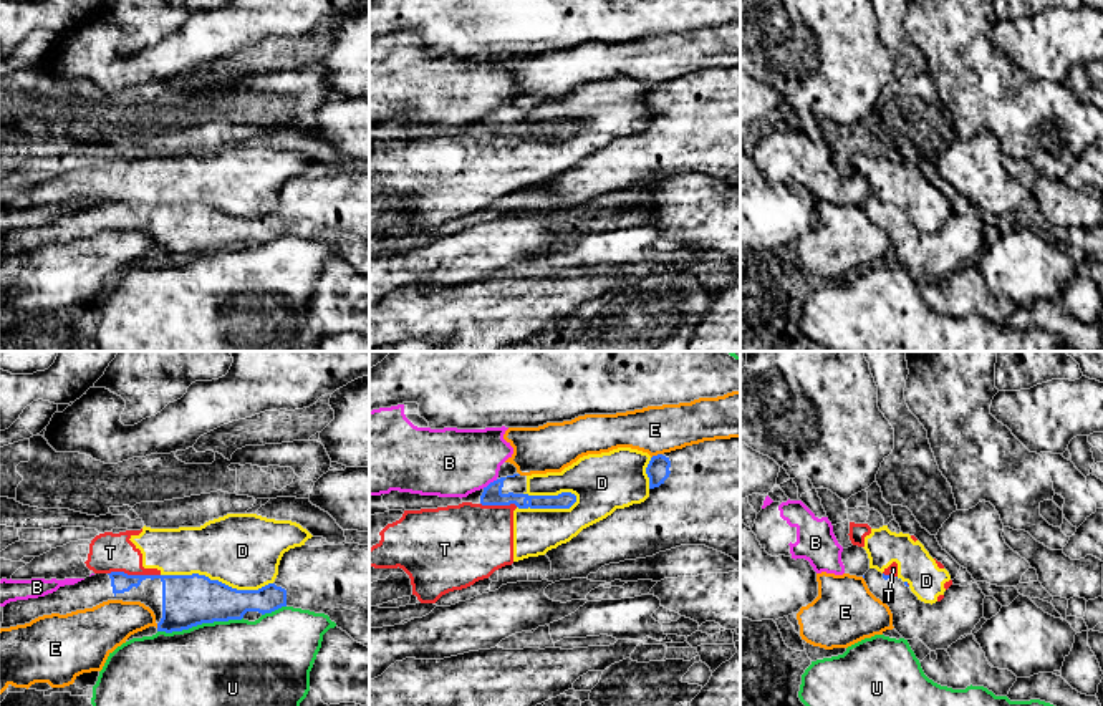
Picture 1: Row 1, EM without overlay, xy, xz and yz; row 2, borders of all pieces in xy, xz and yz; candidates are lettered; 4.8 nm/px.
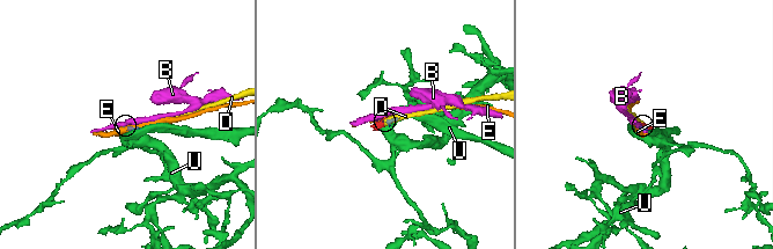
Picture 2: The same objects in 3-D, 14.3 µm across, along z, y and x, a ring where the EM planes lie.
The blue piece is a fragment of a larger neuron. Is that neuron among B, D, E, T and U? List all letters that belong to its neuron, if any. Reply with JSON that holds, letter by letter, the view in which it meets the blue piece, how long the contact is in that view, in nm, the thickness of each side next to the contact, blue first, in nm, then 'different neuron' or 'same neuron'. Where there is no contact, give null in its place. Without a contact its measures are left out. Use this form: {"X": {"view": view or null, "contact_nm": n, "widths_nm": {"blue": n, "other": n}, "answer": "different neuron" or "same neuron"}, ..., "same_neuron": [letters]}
{"B": {"view": "xz", "contact_nm": 90, "widths_nm": {"blue": 100, "other": 340}, "answer": "different neuron"}, "D": {"view": "xz", "contact_nm": 300, "widths_nm": {"blue": 80, "other": 220}, "answer": "different neuron"}, "E": {"view": "xz", "contact_nm": 60, "widths_nm": {"blue": 110, "other": 240}, "answer": "different neuron"}, "T": {"view": "xy", "contact_nm": 260, "widths_nm": {"blue": 190, "other": 190}, "answer": "different neuron"}, "U": {"view": "xy", "contact_nm": 420, "widths_nm": {"blue": 260, "other": 500}, "answer": "different neuron"}, "same_neuron": []}

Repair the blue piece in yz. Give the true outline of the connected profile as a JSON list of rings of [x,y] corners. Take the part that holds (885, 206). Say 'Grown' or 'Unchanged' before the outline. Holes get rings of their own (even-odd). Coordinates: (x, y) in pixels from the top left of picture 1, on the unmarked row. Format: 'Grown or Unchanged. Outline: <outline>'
Grown. Outline: [[[869,197],[863,204],[869,220],[893,242],[893,255],[904,267],[919,267],[931,280],[947,278],[961,265],[971,264],[984,245],[985,224],[977,212],[951,214],[936,232],[921,230],[908,210]]]

